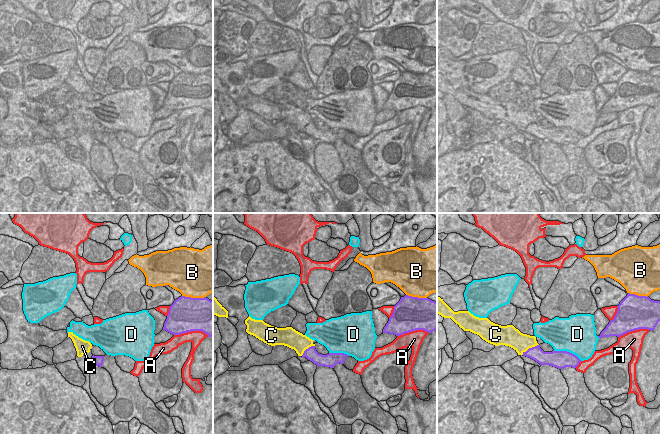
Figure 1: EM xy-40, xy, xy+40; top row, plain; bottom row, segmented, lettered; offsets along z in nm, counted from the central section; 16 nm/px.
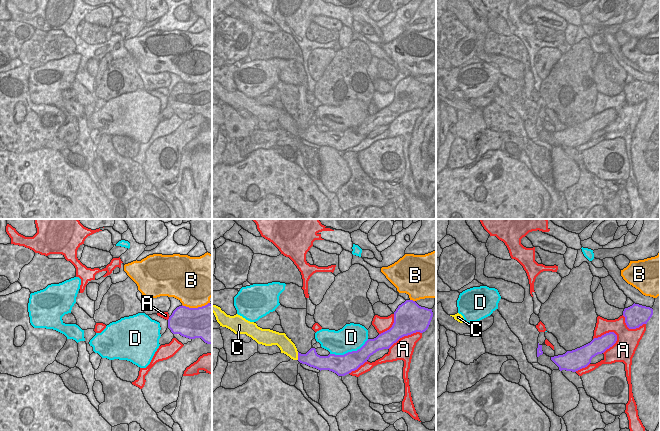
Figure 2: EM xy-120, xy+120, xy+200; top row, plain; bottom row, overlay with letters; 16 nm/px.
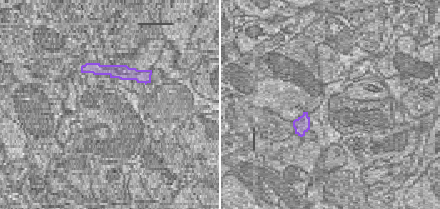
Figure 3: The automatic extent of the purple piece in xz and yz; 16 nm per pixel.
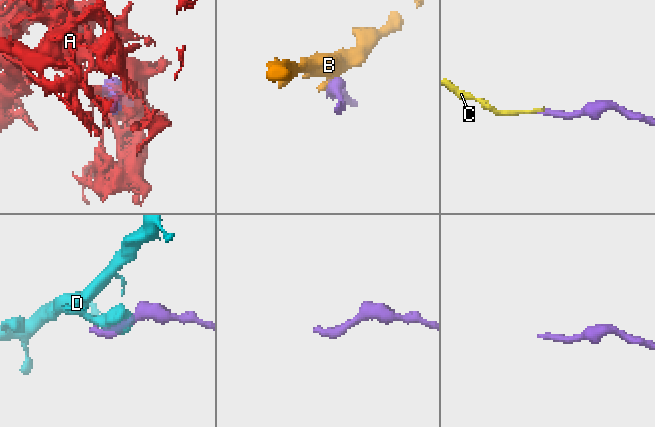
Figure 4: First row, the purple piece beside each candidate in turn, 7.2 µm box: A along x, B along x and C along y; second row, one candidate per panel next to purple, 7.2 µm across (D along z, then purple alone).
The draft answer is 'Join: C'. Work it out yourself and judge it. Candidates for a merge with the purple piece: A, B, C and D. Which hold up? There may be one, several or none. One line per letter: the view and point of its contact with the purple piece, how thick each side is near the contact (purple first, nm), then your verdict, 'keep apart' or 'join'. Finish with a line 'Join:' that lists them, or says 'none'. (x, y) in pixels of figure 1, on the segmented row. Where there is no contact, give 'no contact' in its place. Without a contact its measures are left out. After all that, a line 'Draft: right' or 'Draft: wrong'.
A: contact xy-40 (191, 330); calibres 550 and 220 nm; keep apart
B: contact xy-40 (194, 298); calibres 500 and 480 nm; keep apart
C: contact xy+40 (530, 348); calibres 220 and 300 nm; join
D: contact xy+40 (566, 351); calibres 280 and 500 nm; keep apart
Join: C
Draft: right

